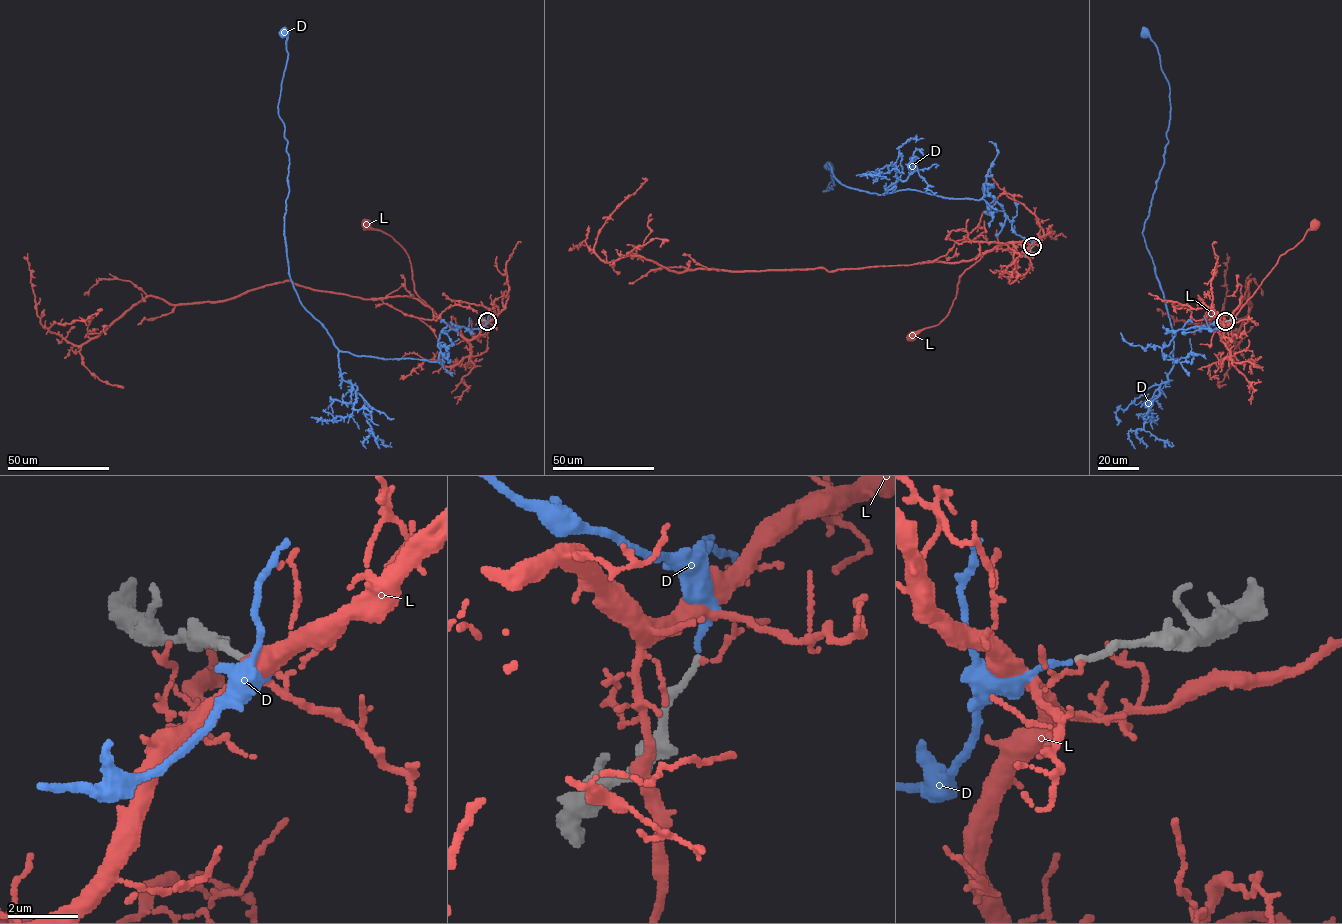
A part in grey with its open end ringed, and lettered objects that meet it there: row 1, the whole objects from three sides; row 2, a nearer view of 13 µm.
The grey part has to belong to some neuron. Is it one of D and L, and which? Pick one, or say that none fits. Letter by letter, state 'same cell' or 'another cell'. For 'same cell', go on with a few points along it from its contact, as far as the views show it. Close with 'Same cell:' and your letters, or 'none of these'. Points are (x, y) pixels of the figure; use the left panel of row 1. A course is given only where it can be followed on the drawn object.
D: same cell | via (487, 321), (442, 332), (436, 361), (381, 359), (340, 351), (302, 305), (284, 234), (284, 33)
L: another cell
Same cell: D

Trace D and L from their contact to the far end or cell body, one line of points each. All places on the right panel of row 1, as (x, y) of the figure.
D: (1225, 321), (1178, 329), (1163, 357), (1179, 362), (1142, 234), (1169, 84), (1144, 33)
L: (1225, 321), (1220, 328), (1220, 340), (1223, 331), (1279, 257), (1292, 249), (1316, 224)

